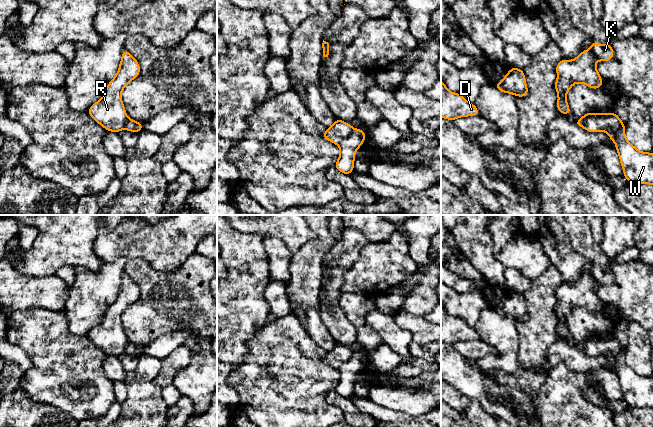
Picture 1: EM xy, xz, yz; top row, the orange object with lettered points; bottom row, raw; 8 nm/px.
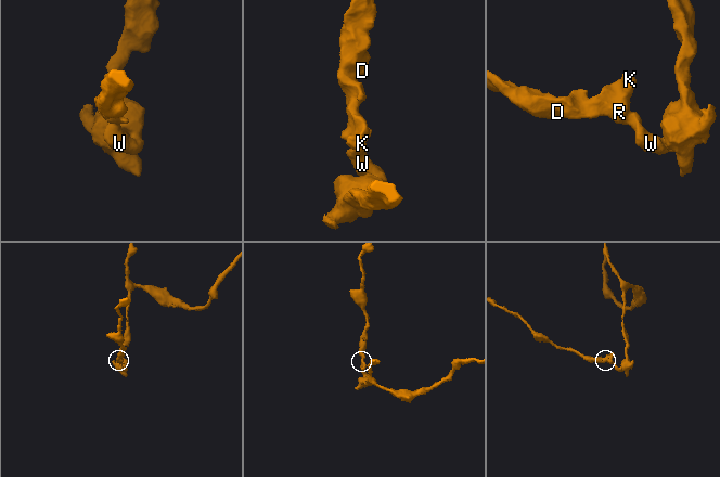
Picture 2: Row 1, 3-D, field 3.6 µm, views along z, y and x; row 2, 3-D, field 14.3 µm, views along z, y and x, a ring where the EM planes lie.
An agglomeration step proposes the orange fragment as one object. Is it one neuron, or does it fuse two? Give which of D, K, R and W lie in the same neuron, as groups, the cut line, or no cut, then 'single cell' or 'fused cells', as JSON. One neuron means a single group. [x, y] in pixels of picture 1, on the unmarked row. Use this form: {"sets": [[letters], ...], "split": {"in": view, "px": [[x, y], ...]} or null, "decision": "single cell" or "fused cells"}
{"sets": [["D", "K", "R"], ["W"]], "split": {"in": "xz", "px": [[353, 353], [338, 368]]}, "decision": "fused cells"}

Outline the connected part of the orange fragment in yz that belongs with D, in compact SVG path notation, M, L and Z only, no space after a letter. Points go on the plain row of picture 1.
M441 304L441 341L454 345L459 341L479 339L479 334L462 319L450 316Z

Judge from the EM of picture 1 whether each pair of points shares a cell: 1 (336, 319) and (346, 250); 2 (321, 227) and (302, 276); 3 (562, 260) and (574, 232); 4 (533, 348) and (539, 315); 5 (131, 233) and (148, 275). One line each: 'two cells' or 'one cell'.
1: one cell
2: one cell
3: two cells
4: one cell
5: two cells

